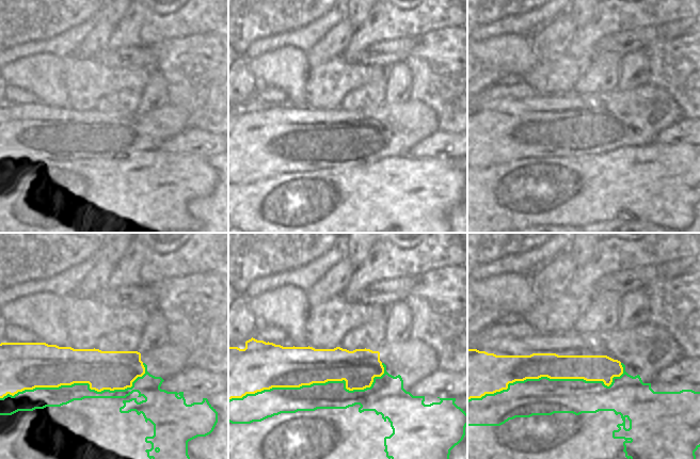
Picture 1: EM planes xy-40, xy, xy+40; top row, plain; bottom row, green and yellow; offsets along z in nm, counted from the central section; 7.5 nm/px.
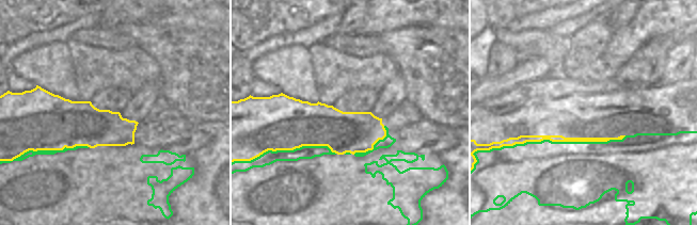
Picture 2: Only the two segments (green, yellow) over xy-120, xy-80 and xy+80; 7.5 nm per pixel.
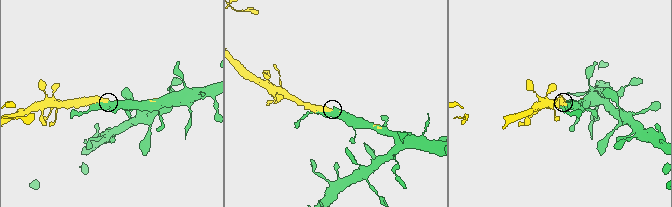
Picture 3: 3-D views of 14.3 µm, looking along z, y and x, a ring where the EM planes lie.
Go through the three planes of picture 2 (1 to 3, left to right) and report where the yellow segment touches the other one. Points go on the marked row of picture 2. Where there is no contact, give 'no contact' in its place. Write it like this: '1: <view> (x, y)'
1: xy-120 (44, 150)
2: xy-80 (283, 150)
3: xy+80 (541, 141)

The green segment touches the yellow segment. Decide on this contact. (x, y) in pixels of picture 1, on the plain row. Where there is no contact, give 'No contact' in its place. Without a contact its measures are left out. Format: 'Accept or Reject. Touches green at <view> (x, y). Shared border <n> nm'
Reject. Touches green at xy (313, 144). Shared border 1200 nm

